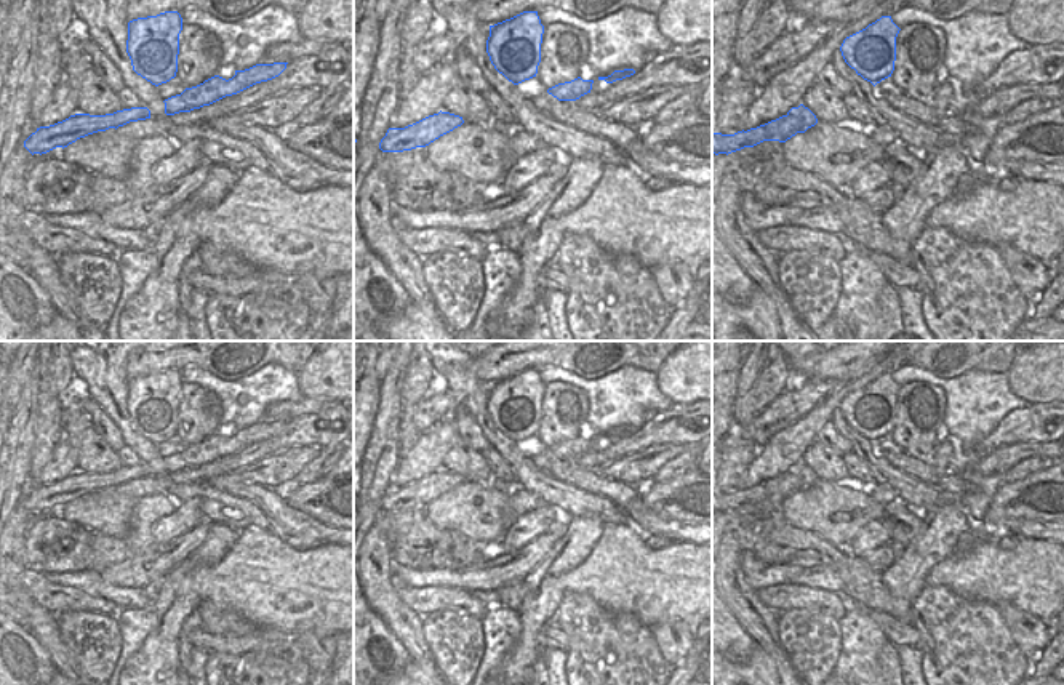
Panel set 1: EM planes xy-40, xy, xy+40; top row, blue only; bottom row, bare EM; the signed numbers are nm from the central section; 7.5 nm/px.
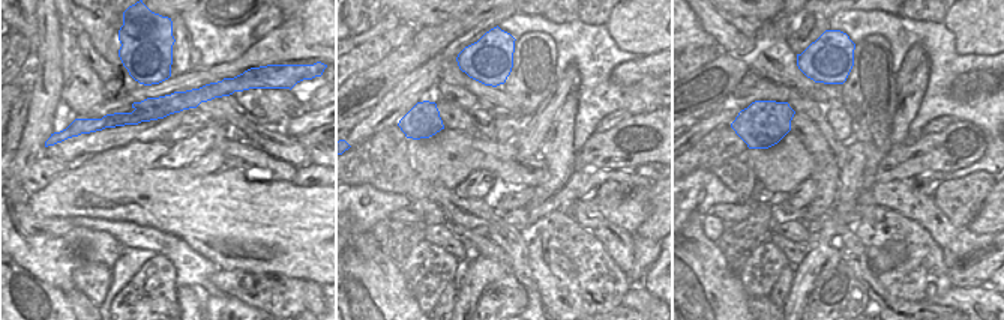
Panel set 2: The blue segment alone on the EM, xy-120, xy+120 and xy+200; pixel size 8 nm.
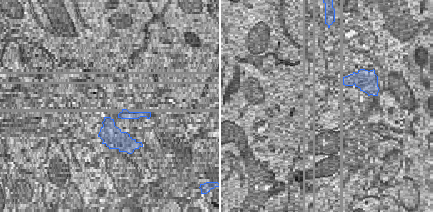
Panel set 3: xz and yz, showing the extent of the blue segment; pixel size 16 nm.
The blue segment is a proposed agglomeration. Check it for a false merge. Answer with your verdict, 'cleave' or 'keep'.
cleave

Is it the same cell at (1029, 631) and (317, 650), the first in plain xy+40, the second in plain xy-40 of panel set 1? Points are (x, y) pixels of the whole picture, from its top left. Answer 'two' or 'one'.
one

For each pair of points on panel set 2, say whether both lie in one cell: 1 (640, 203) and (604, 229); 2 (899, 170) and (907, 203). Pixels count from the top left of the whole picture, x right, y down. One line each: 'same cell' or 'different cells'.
1: different cells
2: different cells

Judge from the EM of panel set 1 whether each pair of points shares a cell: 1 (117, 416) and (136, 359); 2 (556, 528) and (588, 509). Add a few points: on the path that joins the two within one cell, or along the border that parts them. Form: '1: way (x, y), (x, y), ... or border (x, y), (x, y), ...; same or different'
1: border (127, 357), (128, 380); different
2: border (556, 508), (560, 508), (570, 517); different

